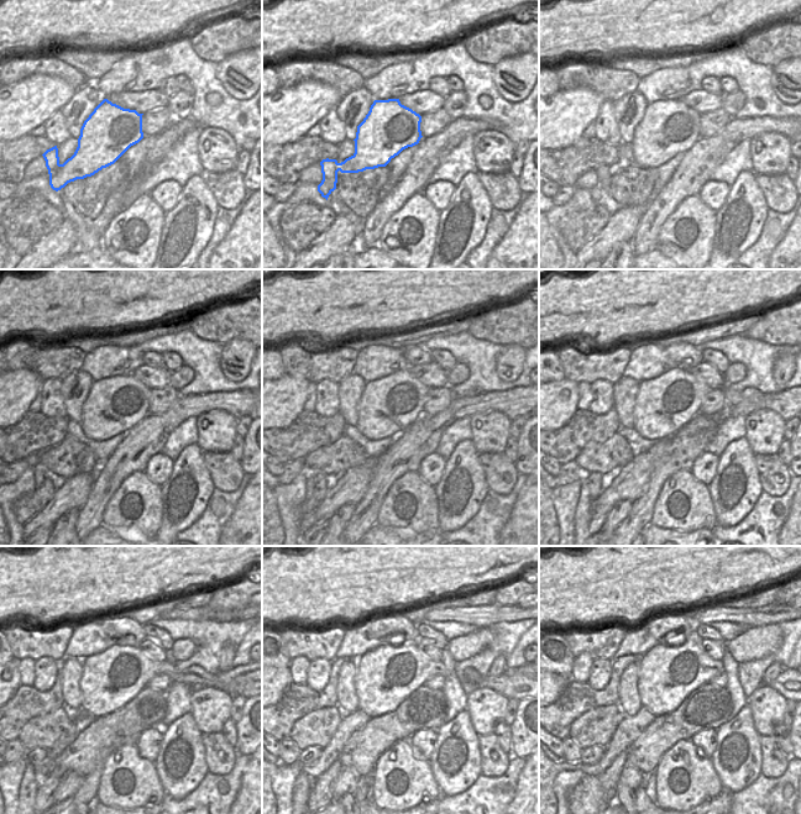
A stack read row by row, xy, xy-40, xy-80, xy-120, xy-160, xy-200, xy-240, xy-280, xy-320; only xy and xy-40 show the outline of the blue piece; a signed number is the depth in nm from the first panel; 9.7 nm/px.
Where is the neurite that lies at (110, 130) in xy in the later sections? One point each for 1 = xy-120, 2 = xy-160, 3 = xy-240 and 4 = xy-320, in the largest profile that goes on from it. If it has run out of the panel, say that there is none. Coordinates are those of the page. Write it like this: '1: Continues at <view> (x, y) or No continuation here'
1: Continues at xy-120 (115, 404)
2: Continues at xy-160 (387, 406)
3: Continues at xy-240 (110, 679)
4: Continues at xy-320 (666, 675)

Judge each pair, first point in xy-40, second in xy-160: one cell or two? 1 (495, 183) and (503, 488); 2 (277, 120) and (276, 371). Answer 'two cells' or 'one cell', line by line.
1: one cell
2: two cells

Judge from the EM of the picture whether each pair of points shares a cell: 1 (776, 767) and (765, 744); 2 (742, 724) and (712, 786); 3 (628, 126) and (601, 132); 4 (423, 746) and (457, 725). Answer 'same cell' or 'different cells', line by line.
1: same cell
2: different cells
3: different cells
4: different cells

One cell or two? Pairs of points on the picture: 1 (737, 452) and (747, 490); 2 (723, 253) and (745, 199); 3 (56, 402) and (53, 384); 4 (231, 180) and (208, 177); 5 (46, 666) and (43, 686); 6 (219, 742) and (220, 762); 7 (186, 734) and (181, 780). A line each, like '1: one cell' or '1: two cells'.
1: one cell
2: one cell
3: one cell
4: one cell
5: one cell
6: one cell
7: one cell

